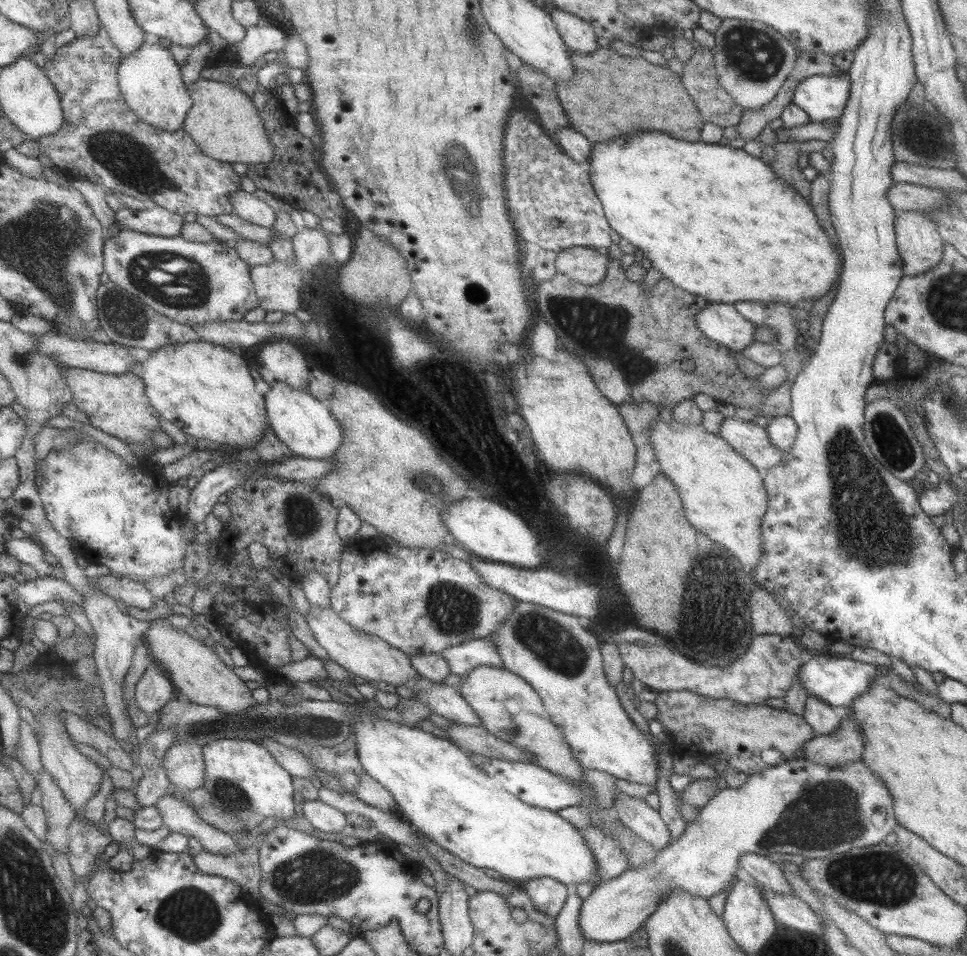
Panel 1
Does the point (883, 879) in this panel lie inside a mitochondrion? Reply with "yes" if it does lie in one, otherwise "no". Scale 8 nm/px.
yes

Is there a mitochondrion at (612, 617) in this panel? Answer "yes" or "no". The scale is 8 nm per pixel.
no

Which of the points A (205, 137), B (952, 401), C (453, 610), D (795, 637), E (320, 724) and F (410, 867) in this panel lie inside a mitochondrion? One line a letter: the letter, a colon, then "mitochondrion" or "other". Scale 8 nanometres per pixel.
A: other
B: mitochondrion
C: mitochondrion
D: other
E: mitochondrion
F: other

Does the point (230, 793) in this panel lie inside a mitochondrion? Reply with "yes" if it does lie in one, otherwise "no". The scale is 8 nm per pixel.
yes

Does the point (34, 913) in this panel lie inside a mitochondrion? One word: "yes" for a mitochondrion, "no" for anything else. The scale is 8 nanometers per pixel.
yes

